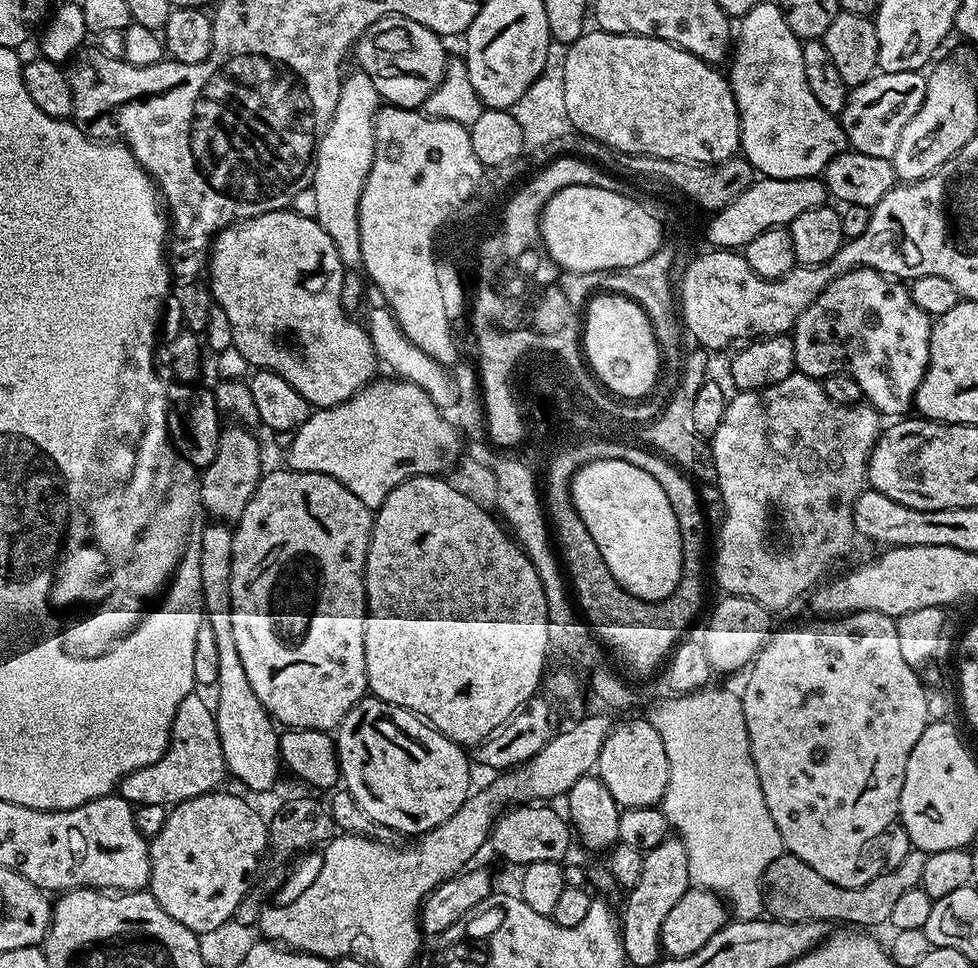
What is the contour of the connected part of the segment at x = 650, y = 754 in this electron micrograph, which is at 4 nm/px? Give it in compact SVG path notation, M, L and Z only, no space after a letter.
M651 719L628 720L625 724L618 725L617 728L615 725L609 731L607 738L604 739L600 757L597 758L594 768L604 785L610 790L610 794L614 794L621 809L650 808L659 805L664 799L670 766L666 758L666 746L662 746L662 738L658 734L658 730L652 725Z

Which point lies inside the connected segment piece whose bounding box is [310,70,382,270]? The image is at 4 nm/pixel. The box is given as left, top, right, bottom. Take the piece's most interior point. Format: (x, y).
(344, 155)

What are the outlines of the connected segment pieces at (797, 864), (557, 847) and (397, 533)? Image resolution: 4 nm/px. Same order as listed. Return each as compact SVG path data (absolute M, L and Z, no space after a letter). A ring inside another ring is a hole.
M911 850L906 858L894 869L880 870L862 886L847 888L834 886L826 882L818 870L810 870L802 858L782 854L770 862L764 871L762 891L764 894L764 912L773 920L806 922L807 920L827 920L836 926L855 926L860 930L876 930L879 924L888 924L894 905L902 899L906 890L920 887L922 869L926 866L929 853Z
M540 802L509 807L496 817L496 823L492 826L490 848L502 859L509 860L512 864L520 864L519 866L534 862L563 861L572 840L574 844L574 832L569 821L561 813L560 816L552 806L545 806Z
M439 475L410 478L398 485L382 502L382 506L375 509L372 537L364 567L366 678L368 692L371 695L382 698L394 706L402 706L416 713L417 716L423 716L432 727L456 744L476 746L480 741L487 740L493 732L504 727L504 723L514 713L519 712L533 696L537 695L539 688L536 687L539 684L541 687L545 679L544 663L548 660L548 652L550 653L547 636L546 594L543 593L538 571L531 564L527 553L506 531L505 525L485 505L467 497L457 485L447 484L446 481L440 479L444 478Z

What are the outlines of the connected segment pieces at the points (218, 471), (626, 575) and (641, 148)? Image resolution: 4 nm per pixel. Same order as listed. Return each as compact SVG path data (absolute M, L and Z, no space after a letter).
M239 422L221 427L218 454L214 462L200 473L200 502L203 511L216 522L235 522L242 518L246 502L254 498L254 490L262 475L260 468L260 444L256 441L255 431Z
M596 460L577 469L572 478L572 504L598 546L603 567L641 602L664 600L676 589L682 574L682 542L674 510L667 502L644 504L659 501L661 496L658 482L626 461Z
M588 30L567 47L565 106L572 128L579 135L590 140L597 140L599 144L616 148L619 152L629 152L629 154L638 154L639 156L657 156L671 160L693 160L695 164L720 164L724 160L732 159L741 151L738 106L735 104L735 96L729 84L729 77L723 71L720 73L719 67L707 64L702 58L698 58L670 42L658 38L646 38L645 36L623 36L613 32Z

